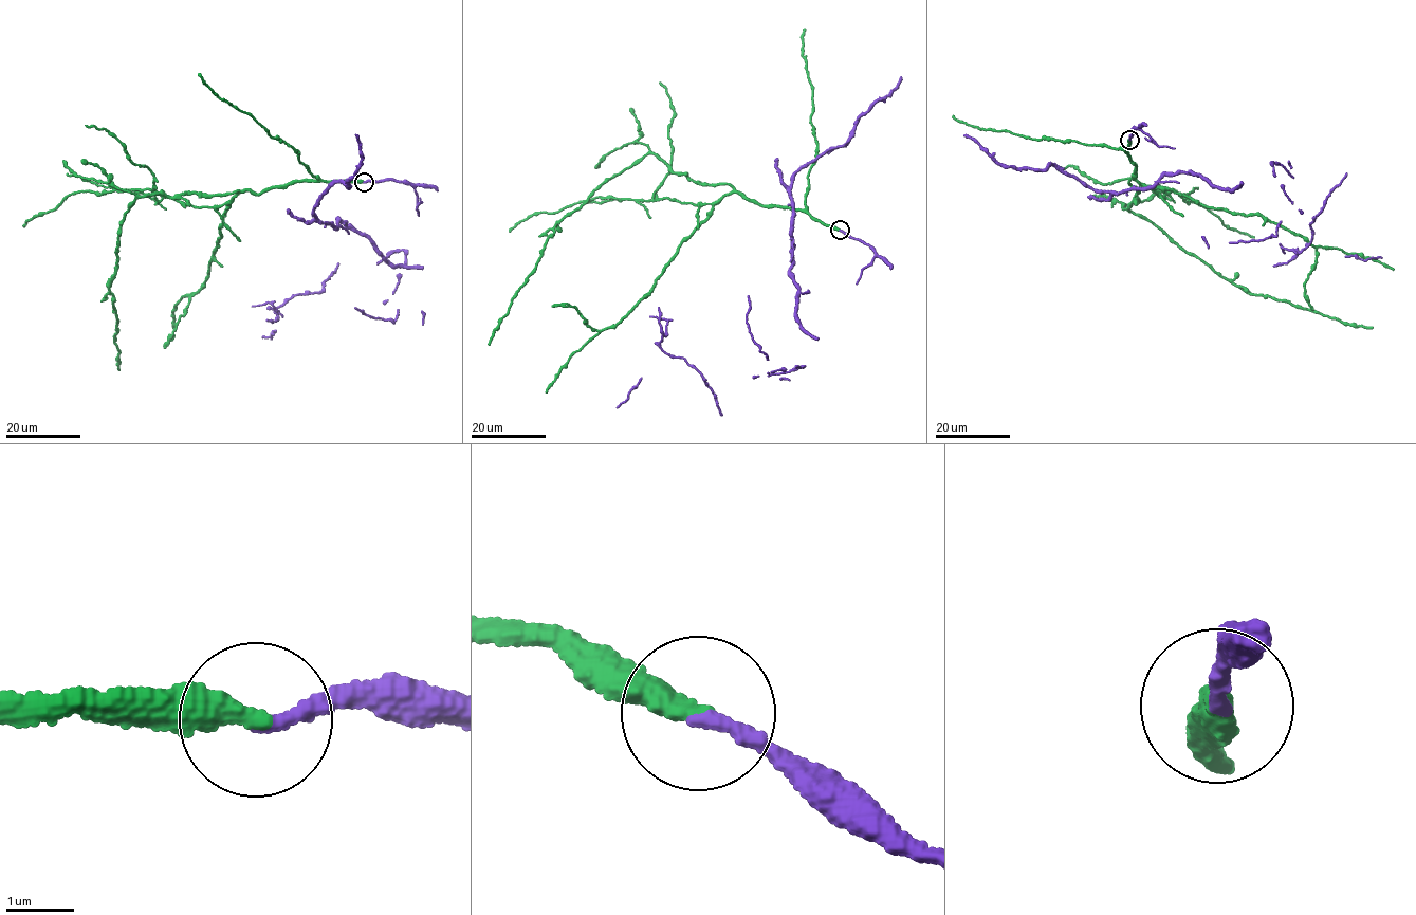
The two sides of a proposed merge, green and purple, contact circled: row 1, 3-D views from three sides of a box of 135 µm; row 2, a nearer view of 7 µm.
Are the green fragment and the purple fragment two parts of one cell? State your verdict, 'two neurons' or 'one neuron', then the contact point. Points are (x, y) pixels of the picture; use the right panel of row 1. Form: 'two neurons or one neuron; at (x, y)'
one neuron; at (1129, 140)

